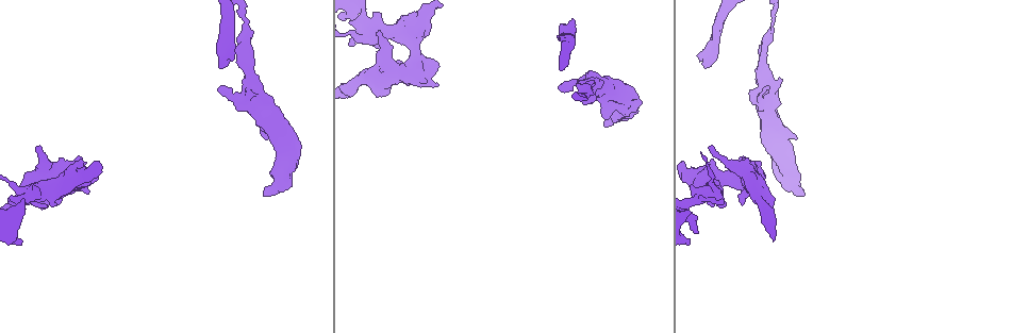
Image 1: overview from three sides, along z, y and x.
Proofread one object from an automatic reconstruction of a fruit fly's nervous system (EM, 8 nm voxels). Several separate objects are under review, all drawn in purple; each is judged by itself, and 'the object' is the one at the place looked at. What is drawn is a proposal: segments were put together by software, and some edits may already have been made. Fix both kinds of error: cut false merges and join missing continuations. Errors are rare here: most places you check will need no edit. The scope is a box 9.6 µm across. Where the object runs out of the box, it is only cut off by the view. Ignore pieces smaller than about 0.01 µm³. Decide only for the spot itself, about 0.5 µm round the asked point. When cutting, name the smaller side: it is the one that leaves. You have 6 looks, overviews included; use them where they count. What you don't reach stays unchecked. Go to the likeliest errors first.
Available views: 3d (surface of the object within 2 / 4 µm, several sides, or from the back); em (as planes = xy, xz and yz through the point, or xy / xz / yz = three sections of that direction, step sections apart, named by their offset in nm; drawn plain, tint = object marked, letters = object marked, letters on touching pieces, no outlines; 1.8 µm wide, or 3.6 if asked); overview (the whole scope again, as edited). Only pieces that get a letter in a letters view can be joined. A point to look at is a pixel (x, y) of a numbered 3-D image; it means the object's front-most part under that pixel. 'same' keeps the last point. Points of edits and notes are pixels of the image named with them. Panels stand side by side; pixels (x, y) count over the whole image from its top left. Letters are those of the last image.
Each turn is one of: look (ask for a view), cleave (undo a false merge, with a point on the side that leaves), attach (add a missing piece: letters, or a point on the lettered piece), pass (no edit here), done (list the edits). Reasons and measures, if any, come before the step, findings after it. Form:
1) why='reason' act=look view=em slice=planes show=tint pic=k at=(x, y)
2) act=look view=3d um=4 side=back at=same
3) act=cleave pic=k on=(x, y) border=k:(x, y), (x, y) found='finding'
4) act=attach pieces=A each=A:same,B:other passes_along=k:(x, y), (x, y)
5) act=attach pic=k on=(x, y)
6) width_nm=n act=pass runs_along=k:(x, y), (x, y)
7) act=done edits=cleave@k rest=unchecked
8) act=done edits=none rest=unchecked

why='branch stops here' act=look view=3d um=2 pic=1 at=(701, 64)

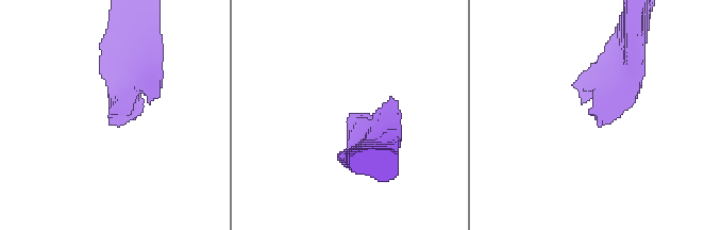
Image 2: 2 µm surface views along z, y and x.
act=look view=em slice=planes show=tint pic=2 at=(109, 110)

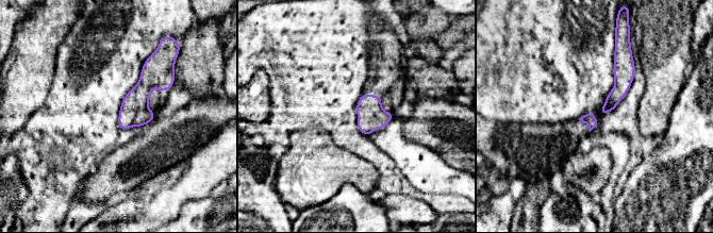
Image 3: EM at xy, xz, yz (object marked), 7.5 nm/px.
why='what lies round it' act=look view=em slice=planes show=letters at=same

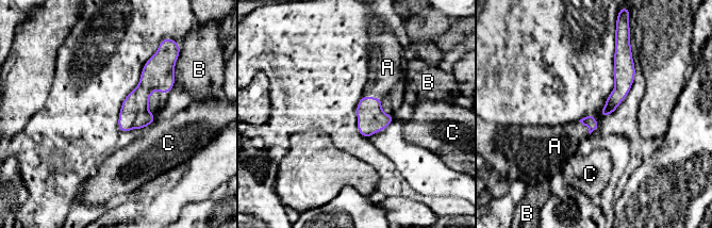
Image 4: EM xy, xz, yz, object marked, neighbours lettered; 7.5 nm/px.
act=attach pieces=A each=A:same,B:other,C:other found='it goes on there'

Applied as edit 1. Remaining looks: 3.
why='branch stops here' act=look view=em slice=planes show=plain pic=1 at=(56, 202)

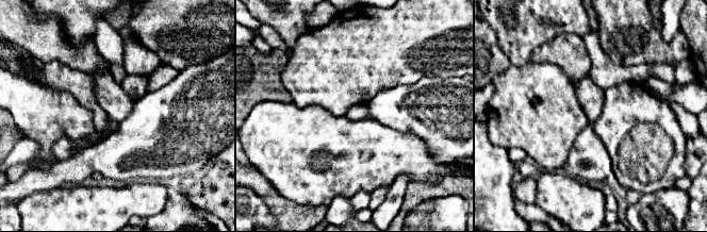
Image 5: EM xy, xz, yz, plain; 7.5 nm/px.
act=look view=em slice=planes show=letters at=same

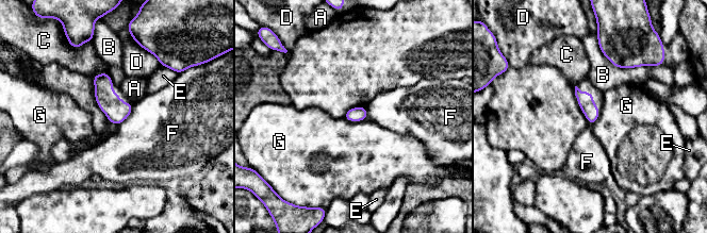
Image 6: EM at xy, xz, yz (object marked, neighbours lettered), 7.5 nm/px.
act=pass each=A:other,B:other,C:other,D:other,E:other,F:other,G:other border=6:(343, 118), (349, 121), (366, 119) found='no lettered piece goes on from it'

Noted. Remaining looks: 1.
act=done edits=attach@4 rest=unchecked

